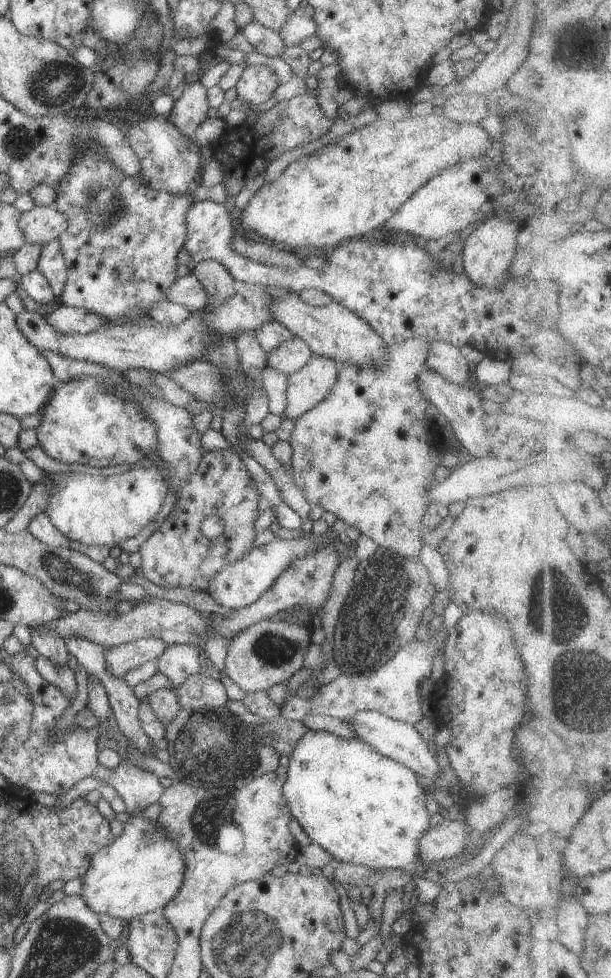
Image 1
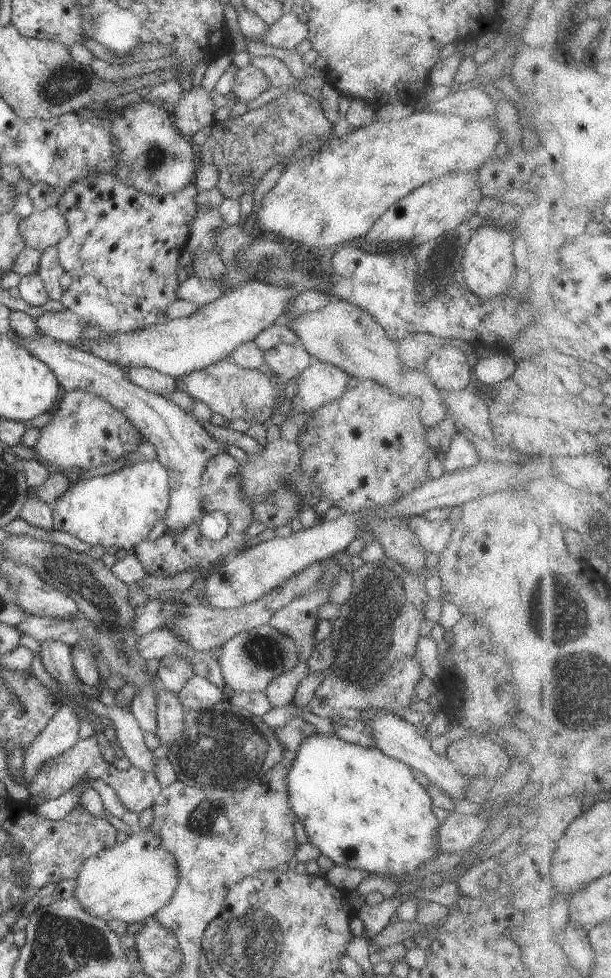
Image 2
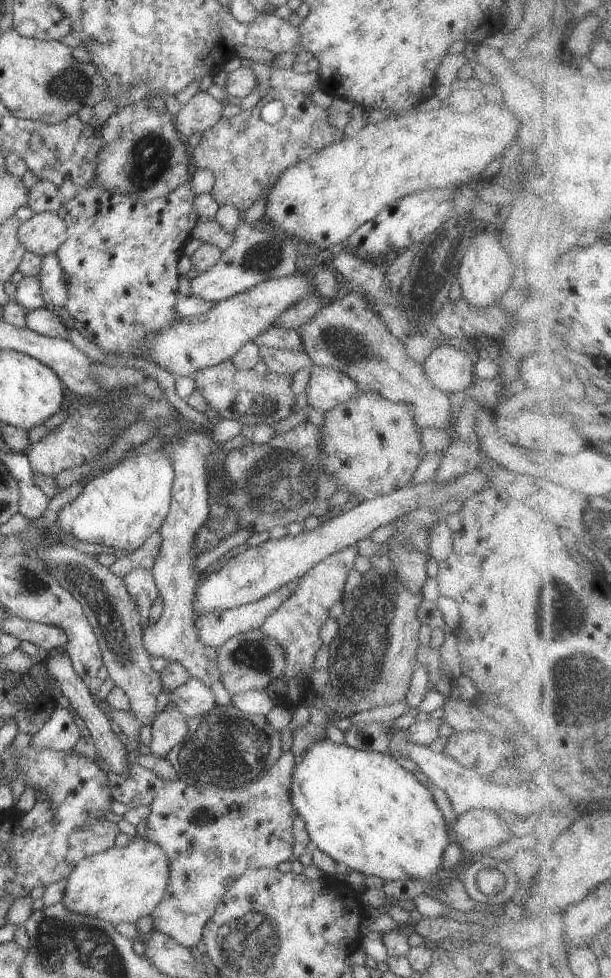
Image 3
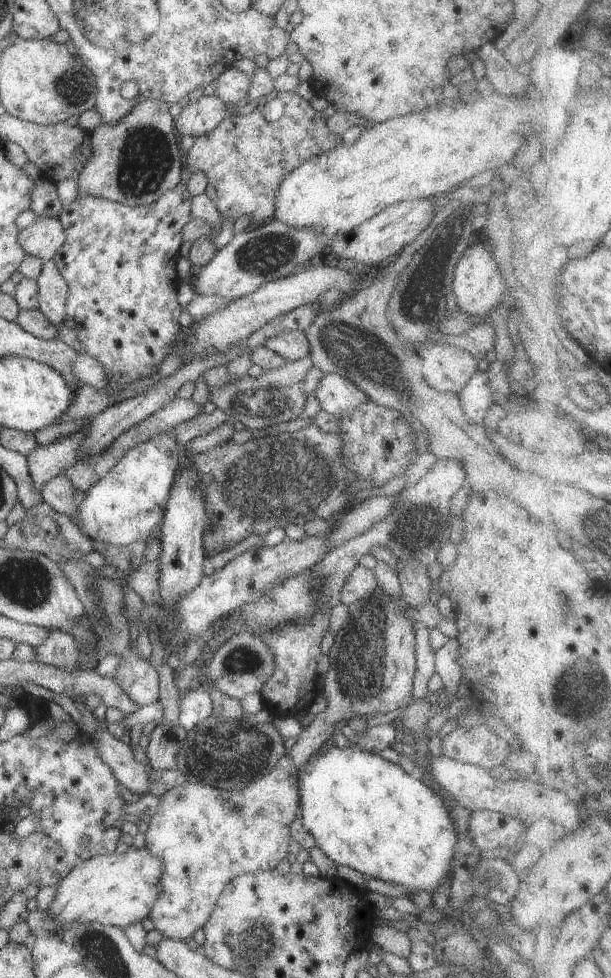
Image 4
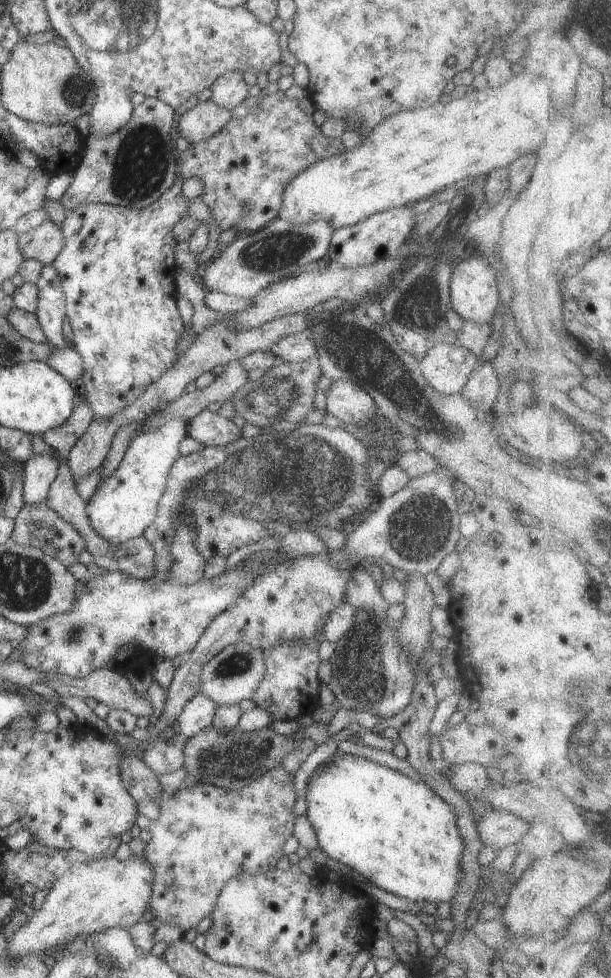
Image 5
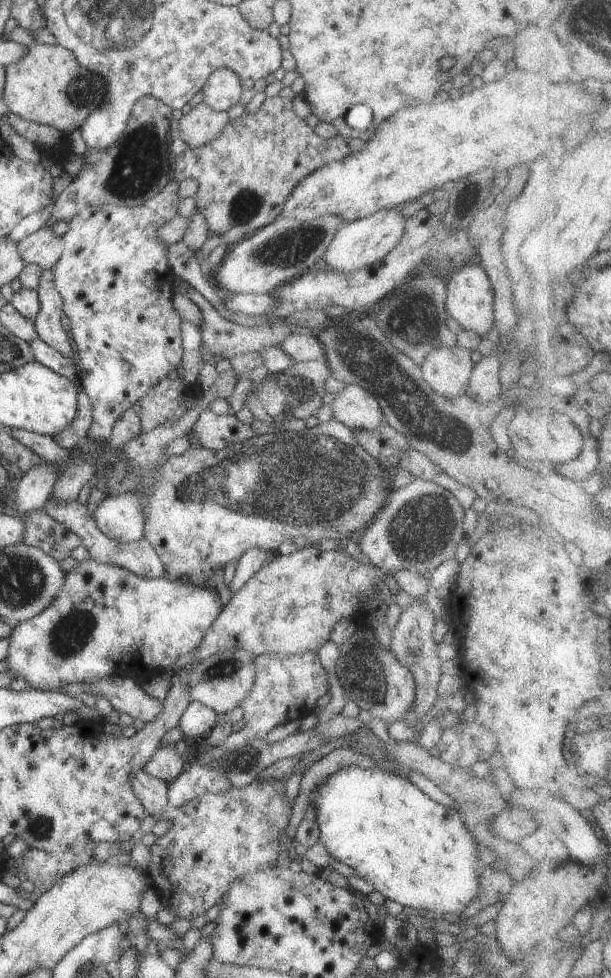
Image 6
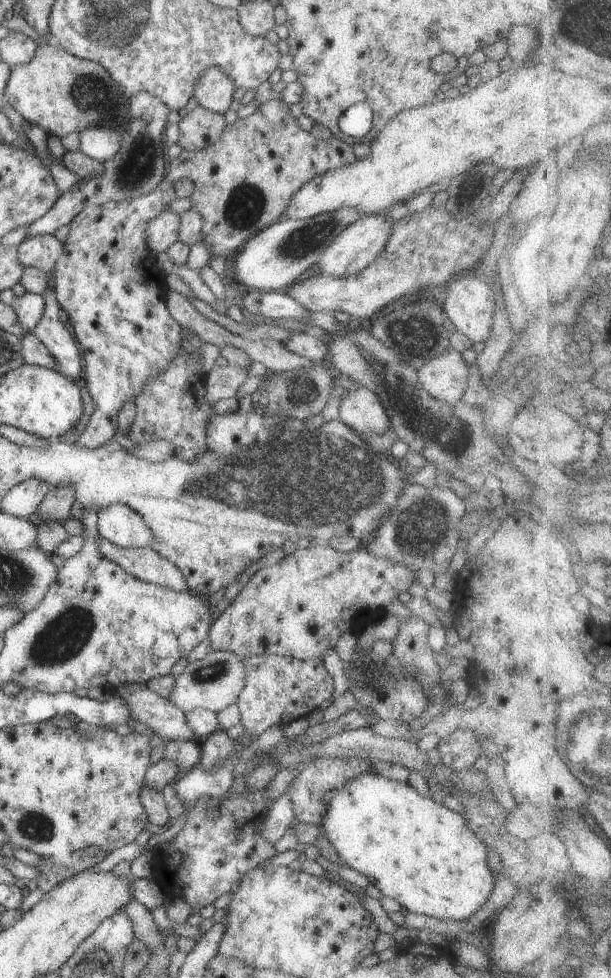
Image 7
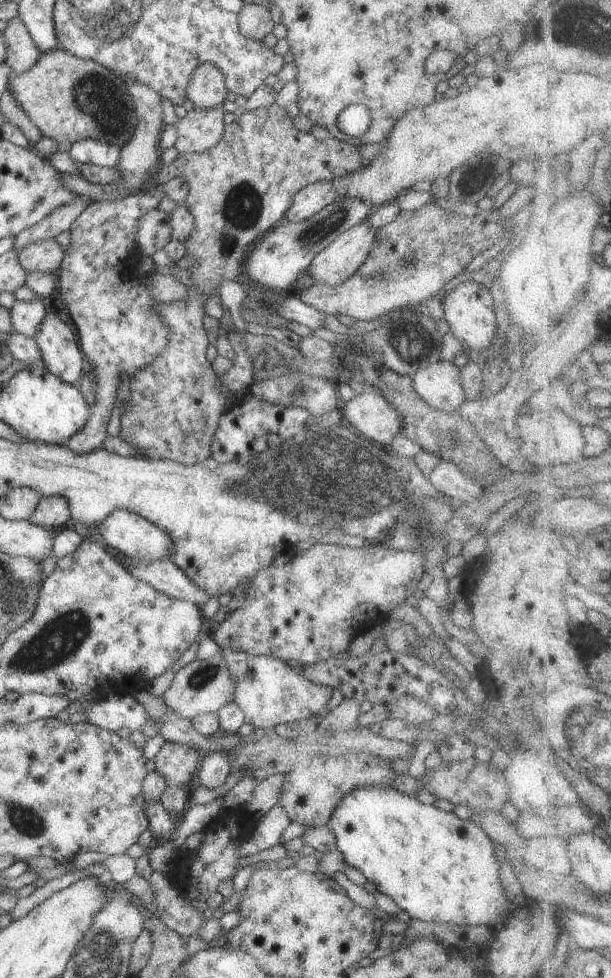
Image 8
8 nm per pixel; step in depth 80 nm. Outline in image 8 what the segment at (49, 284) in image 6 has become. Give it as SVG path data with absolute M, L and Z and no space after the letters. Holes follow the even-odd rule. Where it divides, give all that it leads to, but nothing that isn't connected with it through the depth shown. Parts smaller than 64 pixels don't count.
M54 311L45 314L35 334L45 369L73 384L80 380L84 358L76 344L76 336L64 319Z

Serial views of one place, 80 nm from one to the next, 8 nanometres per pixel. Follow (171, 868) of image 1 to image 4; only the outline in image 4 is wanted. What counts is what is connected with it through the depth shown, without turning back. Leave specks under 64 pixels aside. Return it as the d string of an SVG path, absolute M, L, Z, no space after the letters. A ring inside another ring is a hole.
M129 847L124 853L114 851L105 855L95 855L75 864L57 887L57 894L47 909L49 917L57 920L57 926L65 927L72 921L81 923L100 923L103 925L127 927L140 923L148 917L159 897L160 879L163 873L163 860L158 855L150 854L144 847Z

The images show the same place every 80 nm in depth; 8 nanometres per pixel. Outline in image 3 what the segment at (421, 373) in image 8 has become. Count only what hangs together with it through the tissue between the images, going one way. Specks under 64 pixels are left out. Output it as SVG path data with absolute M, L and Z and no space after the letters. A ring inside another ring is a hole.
M448 344L436 347L422 365L429 381L447 393L467 391L475 375L468 353Z

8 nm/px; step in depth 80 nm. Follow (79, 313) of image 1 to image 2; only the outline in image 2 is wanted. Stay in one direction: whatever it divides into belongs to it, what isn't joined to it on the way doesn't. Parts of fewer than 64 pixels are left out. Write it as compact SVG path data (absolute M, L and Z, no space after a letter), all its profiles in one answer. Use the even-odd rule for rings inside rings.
M66 308L58 312L43 312L36 320L43 336L69 344L76 344L87 326L81 316Z

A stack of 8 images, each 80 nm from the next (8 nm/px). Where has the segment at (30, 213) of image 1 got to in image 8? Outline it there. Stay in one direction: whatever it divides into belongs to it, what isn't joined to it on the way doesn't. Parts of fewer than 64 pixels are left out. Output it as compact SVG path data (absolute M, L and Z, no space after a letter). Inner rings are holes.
M51 238L30 243L18 253L20 264L28 273L56 273L65 250L55 238Z

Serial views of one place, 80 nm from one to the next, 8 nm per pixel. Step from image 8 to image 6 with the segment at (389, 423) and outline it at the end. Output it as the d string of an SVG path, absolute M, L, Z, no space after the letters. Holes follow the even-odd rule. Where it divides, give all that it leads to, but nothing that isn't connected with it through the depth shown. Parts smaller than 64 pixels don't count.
M345 385L331 405L333 418L352 430L372 430L384 419L378 399L360 385Z

